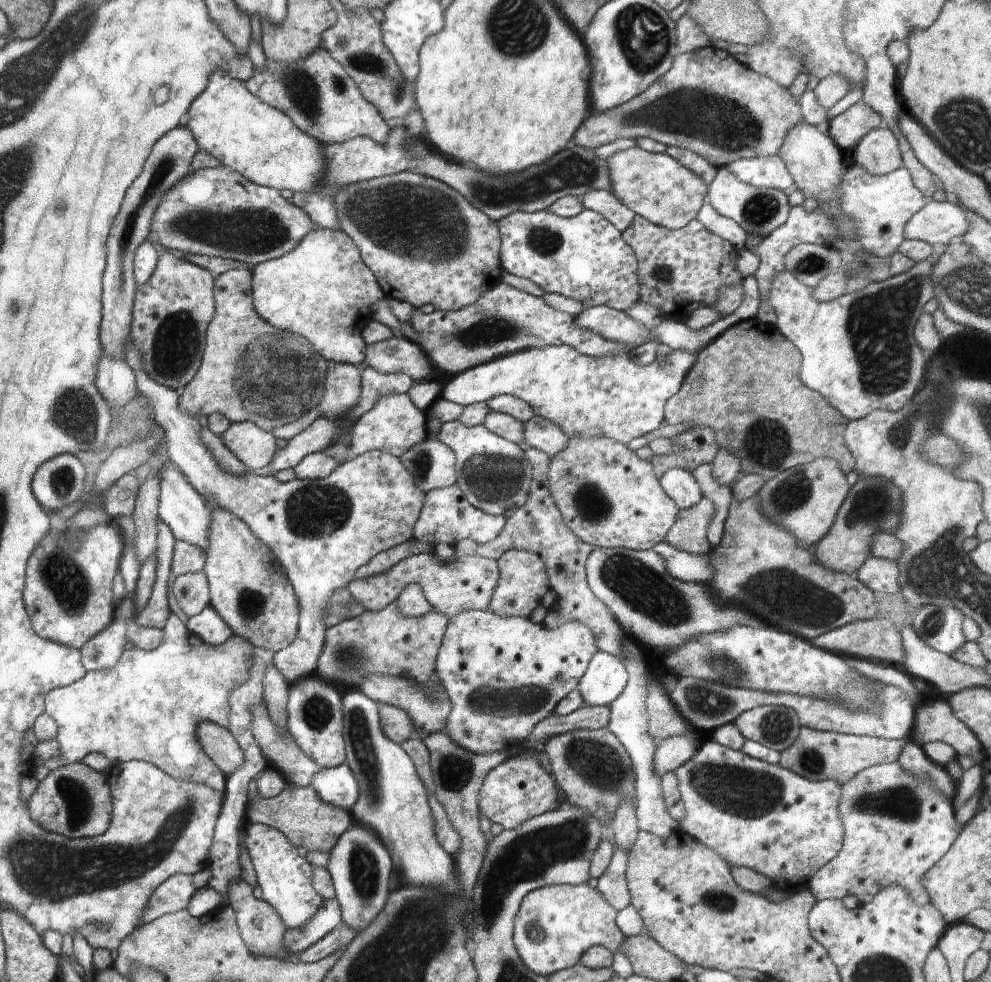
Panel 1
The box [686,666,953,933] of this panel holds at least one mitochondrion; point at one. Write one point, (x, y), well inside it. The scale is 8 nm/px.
(905, 804)

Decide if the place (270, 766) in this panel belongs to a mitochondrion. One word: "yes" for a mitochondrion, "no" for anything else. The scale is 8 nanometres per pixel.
no

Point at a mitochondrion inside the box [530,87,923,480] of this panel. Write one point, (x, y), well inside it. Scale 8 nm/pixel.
(766, 442)

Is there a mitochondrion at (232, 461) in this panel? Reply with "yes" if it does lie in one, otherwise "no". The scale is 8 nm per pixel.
no

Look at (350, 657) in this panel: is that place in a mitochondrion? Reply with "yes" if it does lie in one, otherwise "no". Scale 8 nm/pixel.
yes

